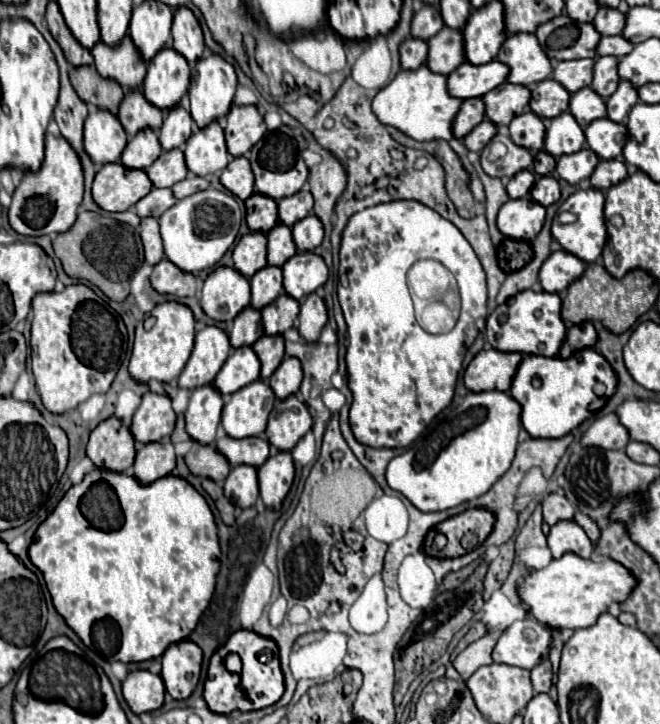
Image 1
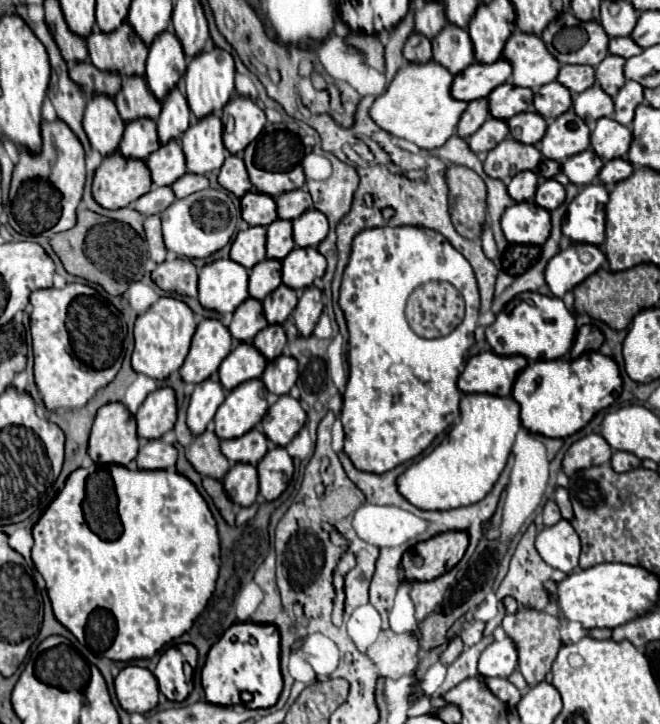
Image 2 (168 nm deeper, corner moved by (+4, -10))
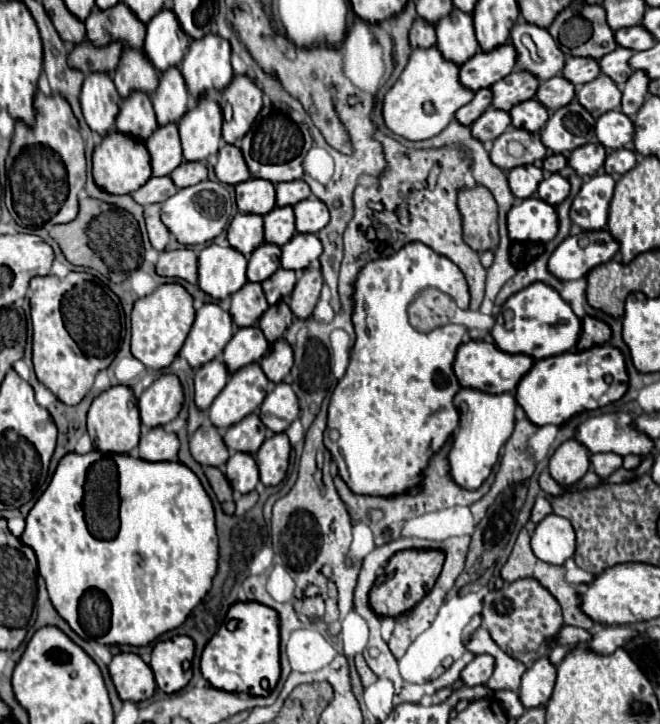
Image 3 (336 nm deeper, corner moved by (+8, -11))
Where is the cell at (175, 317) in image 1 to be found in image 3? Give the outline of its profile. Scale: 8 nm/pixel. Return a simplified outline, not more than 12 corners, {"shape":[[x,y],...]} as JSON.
{"shape":[[163,283],[131,313],[131,353],[169,367],[195,319],[193,297]]}

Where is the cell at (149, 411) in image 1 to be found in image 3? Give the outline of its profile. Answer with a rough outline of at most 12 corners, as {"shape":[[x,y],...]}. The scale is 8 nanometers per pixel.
{"shape":[[161,375],[139,397],[141,421],[165,425],[183,407],[177,375]]}

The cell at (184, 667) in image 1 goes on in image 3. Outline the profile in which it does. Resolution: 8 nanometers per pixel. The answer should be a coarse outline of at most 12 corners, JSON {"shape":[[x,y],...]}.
{"shape":[[187,635],[155,643],[151,669],[161,691],[189,683],[193,659]]}

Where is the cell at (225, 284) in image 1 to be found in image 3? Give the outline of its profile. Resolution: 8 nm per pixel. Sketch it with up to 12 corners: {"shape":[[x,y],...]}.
{"shape":[[211,243],[199,253],[197,285],[225,299],[247,283],[247,257]]}

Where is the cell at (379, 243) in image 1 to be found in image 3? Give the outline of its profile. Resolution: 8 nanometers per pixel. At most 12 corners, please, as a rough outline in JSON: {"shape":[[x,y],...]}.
{"shape":[[423,243],[367,263],[325,447],[357,495],[417,495],[459,425],[467,329],[421,333],[427,287],[469,307]]}

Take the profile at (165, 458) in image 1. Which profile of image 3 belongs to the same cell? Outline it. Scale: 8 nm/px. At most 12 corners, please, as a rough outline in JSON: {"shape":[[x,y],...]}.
{"shape":[[161,425],[145,429],[139,457],[175,461],[179,439]]}

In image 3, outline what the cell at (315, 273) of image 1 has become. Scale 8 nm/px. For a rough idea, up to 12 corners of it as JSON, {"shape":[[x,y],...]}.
{"shape":[[295,233],[281,267],[301,271],[321,255],[313,233]]}

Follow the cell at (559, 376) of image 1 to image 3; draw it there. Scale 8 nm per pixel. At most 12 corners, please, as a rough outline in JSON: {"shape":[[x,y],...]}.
{"shape":[[605,343],[535,361],[515,399],[535,425],[563,425],[627,391]]}

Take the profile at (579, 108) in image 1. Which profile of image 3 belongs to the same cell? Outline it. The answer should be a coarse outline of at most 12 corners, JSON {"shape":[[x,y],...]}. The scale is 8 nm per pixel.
{"shape":[[599,73],[581,85],[577,101],[595,119],[621,107],[621,91]]}

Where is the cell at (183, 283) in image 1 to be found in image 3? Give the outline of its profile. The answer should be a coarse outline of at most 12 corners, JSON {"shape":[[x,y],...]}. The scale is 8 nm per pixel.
{"shape":[[189,247],[163,251],[157,273],[197,283],[197,255]]}

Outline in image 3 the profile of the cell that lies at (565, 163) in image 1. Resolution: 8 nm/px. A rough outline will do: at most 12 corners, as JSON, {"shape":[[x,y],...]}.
{"shape":[[587,143],[569,155],[569,165],[587,179],[603,169],[607,149]]}

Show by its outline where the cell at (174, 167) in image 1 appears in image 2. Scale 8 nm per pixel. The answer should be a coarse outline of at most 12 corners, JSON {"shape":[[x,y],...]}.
{"shape":[[177,142],[151,154],[155,186],[171,186],[187,174]]}

